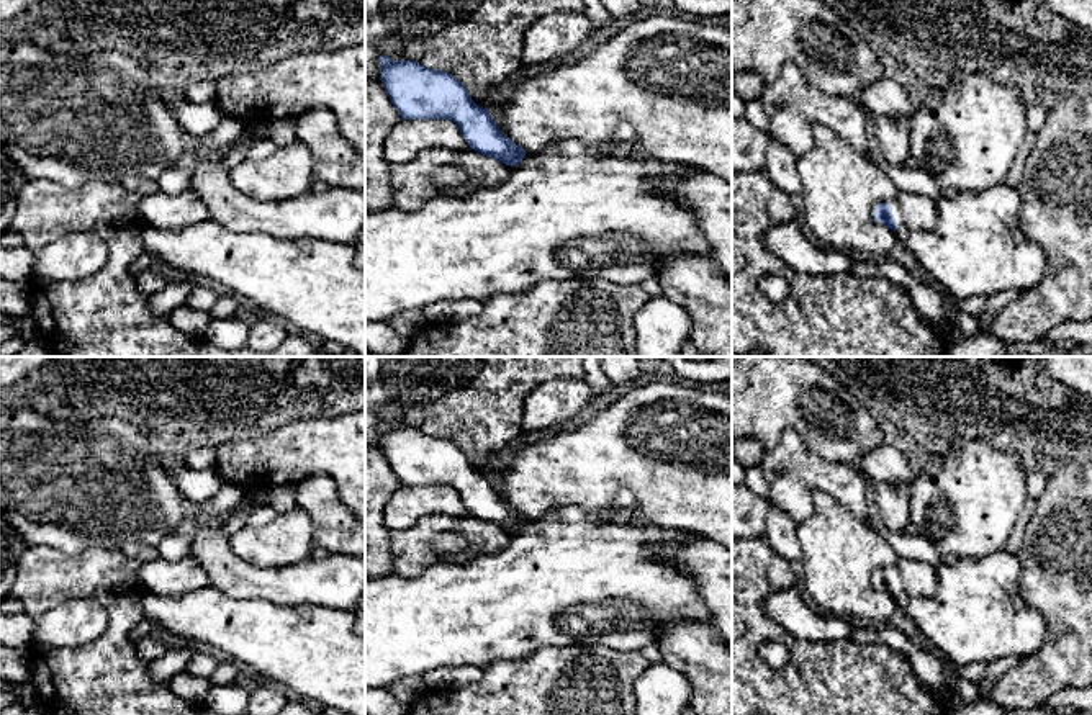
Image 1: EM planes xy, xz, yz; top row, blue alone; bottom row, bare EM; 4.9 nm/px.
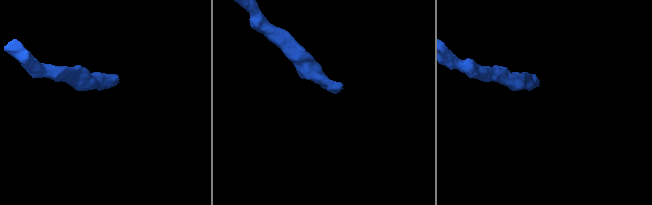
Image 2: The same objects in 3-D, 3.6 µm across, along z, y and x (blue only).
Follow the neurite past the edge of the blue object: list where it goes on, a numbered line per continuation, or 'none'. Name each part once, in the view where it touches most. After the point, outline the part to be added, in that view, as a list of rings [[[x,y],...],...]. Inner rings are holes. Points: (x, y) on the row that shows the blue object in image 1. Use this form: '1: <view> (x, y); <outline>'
1: yz (914, 211); [[[899,190],[884,203],[892,206],[897,229],[930,231],[936,224],[936,200]]]

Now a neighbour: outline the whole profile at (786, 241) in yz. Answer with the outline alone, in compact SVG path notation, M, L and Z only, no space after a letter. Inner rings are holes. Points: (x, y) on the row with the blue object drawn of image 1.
M796 221L773 226L765 234L766 247L797 273L848 273L860 257L812 244Z

